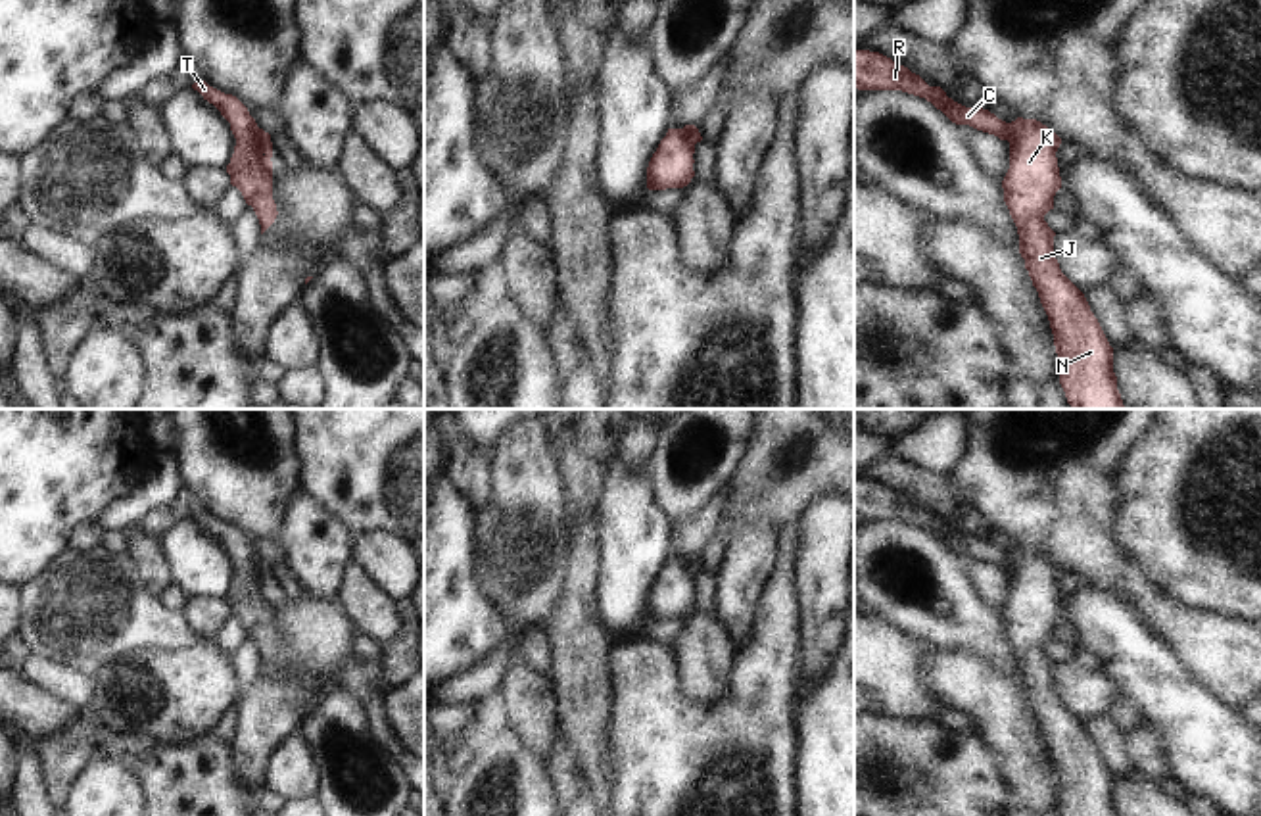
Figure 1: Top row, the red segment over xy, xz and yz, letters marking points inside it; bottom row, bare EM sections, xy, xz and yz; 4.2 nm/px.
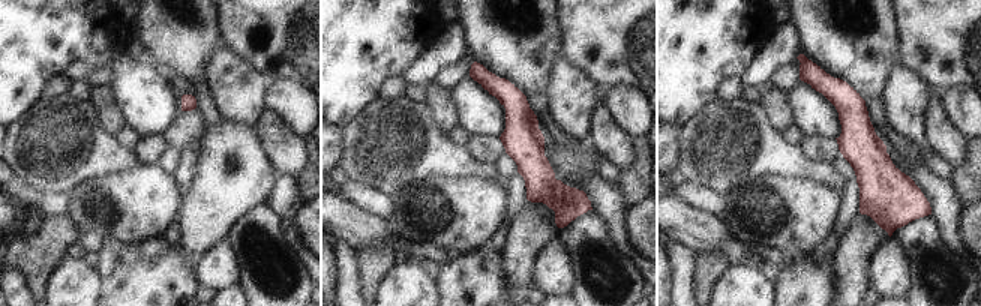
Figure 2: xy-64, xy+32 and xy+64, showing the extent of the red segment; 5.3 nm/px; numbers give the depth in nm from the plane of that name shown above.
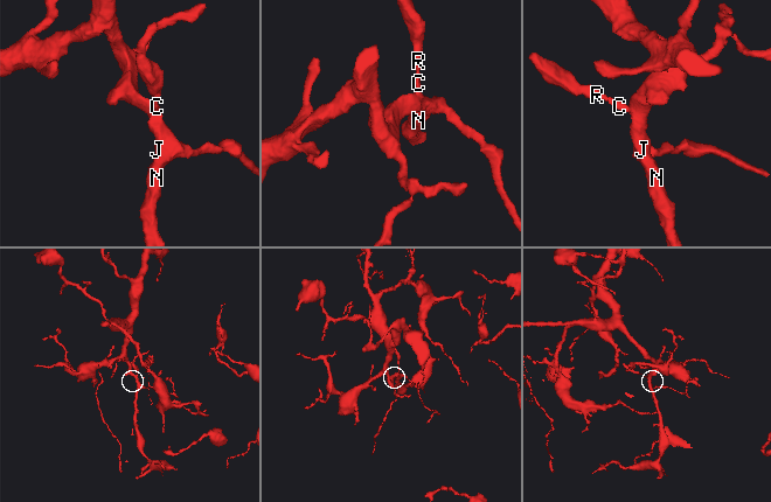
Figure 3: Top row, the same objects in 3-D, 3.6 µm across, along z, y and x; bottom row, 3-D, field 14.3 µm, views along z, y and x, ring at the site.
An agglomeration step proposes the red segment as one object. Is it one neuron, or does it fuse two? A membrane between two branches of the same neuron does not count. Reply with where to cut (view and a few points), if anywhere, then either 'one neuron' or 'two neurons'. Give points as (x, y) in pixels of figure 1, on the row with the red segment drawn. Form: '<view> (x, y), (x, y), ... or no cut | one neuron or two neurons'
xy (256, 127), (256, 143), (263, 152) | two neurons

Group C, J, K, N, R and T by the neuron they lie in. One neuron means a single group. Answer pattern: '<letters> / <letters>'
C R / J K N T

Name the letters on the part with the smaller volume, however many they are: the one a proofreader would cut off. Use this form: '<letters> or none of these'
C, R

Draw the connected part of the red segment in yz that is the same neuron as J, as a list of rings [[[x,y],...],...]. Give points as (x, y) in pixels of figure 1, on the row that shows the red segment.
[[[1017,117],[1008,125],[1013,136],[1010,140],[1010,169],[1002,180],[1004,202],[1017,227],[1025,269],[1050,321],[1059,357],[1059,384],[1067,403],[1073,409],[1125,409],[1113,372],[1113,348],[1084,294],[1061,273],[1054,252],[1056,232],[1044,221],[1044,215],[1054,209],[1056,192],[1061,188],[1056,157],[1061,138],[1036,119]]]

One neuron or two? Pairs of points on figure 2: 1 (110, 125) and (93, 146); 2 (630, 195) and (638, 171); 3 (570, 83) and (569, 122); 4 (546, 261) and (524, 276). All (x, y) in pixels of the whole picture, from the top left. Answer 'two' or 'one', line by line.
1: two
2: one
3: one
4: two

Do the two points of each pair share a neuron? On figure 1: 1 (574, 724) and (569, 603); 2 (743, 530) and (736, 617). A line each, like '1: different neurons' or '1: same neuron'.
1: same neuron
2: same neuron

